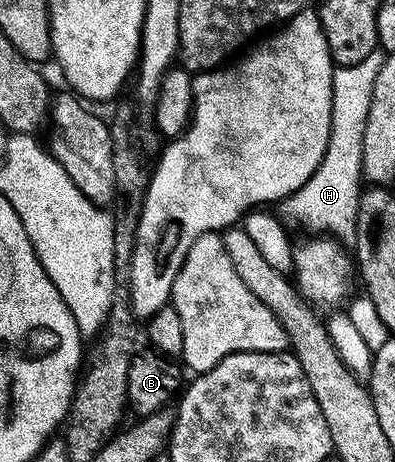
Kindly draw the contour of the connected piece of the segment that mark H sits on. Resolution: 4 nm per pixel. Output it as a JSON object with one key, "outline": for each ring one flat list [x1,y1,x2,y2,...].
{"outline":[[332,100,331,130,327,150,315,174,307,182,278,203,278,215,293,221,315,234,328,234,340,243,355,241,358,204,363,191,362,158,366,111,355,102]]}

